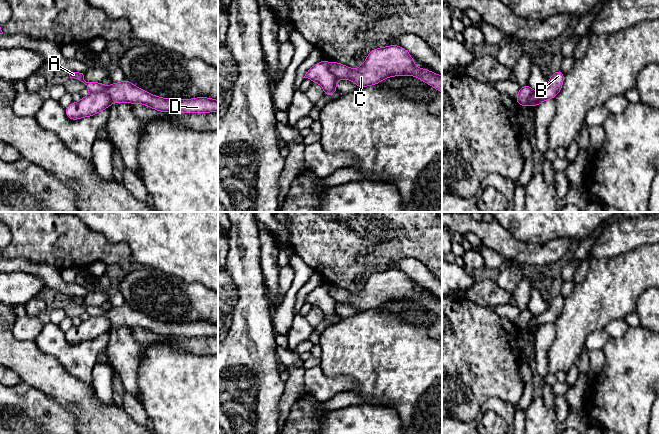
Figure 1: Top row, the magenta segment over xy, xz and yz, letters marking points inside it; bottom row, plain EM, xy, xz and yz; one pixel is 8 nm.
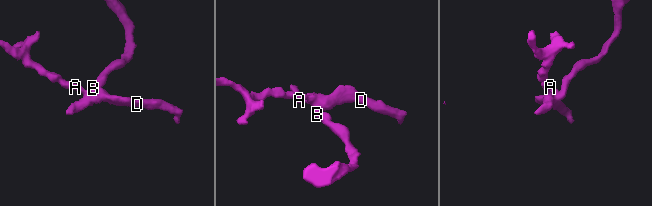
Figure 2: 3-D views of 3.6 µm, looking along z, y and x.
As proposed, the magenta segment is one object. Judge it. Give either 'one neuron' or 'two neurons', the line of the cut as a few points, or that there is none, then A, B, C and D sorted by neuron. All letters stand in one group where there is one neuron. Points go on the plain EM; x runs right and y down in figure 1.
two neurons | xy (91, 316), (104, 316), (111, 326) | A C D / B

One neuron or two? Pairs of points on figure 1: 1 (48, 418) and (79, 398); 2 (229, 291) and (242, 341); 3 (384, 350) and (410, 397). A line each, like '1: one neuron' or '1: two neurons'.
1: two neurons
2: two neurons
3: one neuron

